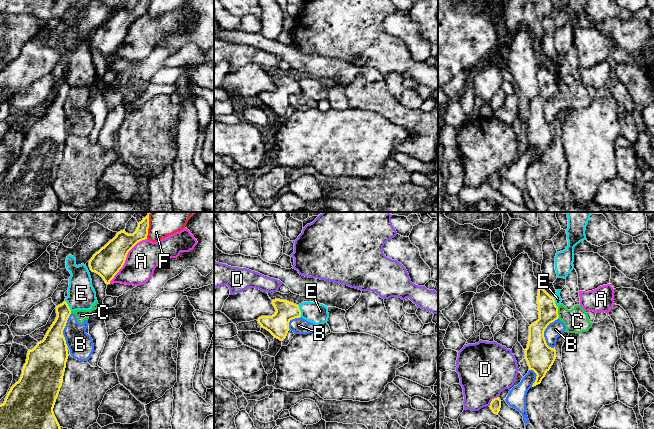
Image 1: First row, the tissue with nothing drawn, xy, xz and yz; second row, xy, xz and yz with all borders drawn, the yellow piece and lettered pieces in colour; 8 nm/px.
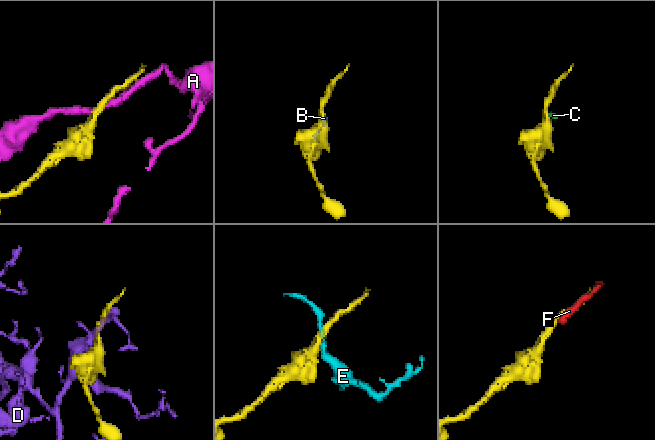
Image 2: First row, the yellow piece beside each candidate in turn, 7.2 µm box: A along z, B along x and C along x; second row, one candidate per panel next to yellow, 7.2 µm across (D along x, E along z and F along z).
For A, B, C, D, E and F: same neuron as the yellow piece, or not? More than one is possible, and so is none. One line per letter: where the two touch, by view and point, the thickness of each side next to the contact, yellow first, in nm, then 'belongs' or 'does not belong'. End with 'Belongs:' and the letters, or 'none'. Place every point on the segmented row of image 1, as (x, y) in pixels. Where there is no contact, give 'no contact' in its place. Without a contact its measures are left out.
A: contact xy (125, 259); calibres 240 and 260 nm; does not belong
B: contact yz (543, 332); calibres 220 and 120 nm; does not belong
C: contact yz (557, 312); calibres 160 and 200 nm; does not belong
D: contact yz (492, 400); calibres 90 and 440 nm; does not belong
E: contact xz (300, 311); calibres 180 and 170 nm; does not belong
F: contact xy (148, 225); calibres 160 and 320 nm; does not belong
Belongs: none

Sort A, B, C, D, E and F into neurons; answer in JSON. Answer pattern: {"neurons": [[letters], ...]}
{"neurons": [["A"], ["B", "C"], ["D"], ["E"], ["F"]]}

